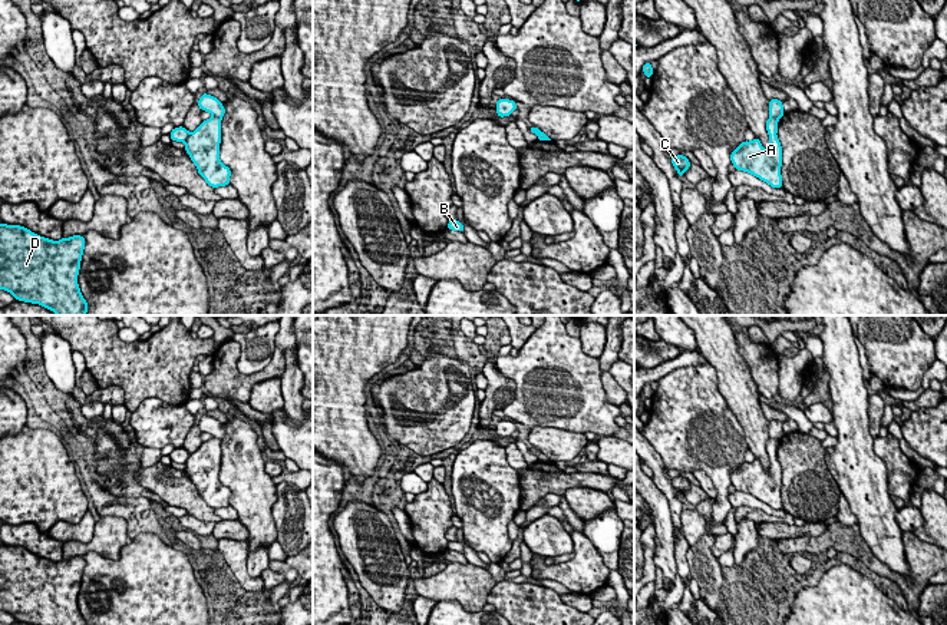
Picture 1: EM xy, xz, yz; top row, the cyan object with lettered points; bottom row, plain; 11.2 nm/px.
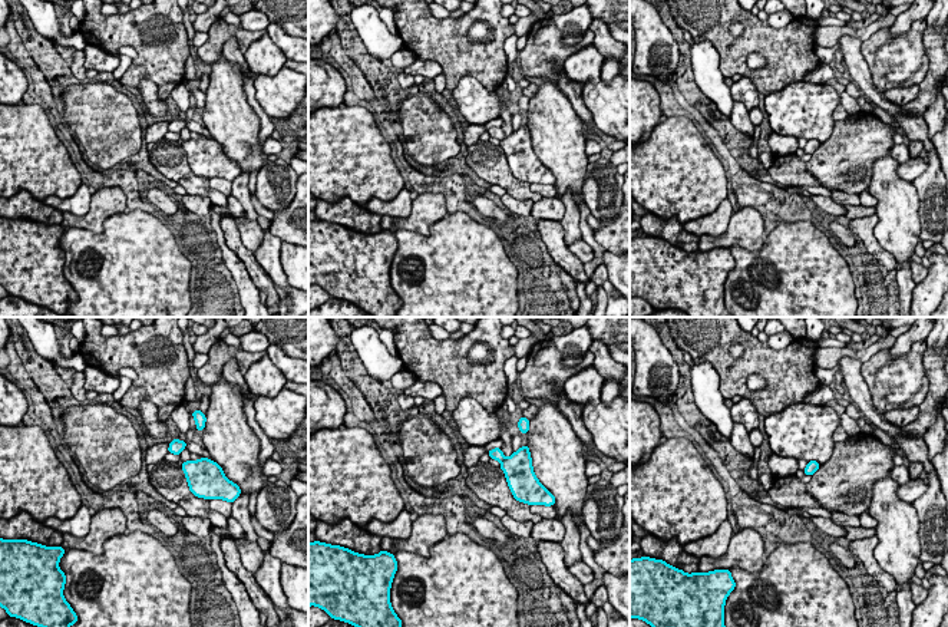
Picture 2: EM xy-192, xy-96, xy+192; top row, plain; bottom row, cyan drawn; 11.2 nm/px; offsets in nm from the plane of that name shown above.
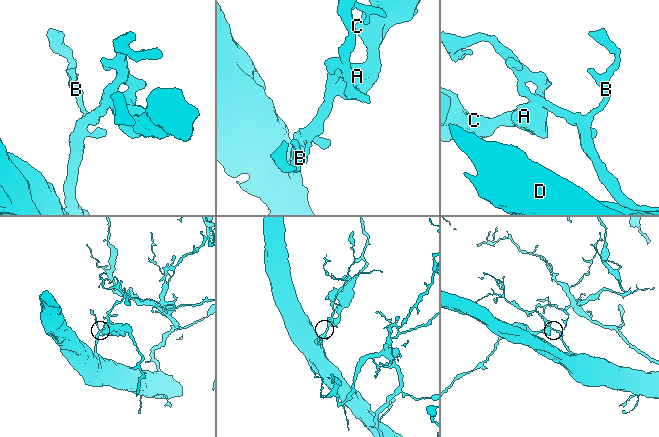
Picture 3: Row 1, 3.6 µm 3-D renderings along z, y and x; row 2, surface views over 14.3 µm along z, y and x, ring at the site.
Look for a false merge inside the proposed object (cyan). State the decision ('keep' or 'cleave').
cleave

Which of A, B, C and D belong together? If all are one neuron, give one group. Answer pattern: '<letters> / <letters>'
A C / B D

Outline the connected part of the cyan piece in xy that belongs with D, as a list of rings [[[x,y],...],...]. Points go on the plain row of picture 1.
[[[0,545],[0,611],[32,625],[88,625],[77,605],[85,565],[82,556],[52,562],[24,548]]]

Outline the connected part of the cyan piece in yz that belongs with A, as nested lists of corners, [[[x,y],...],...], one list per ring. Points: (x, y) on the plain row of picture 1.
[[[769,439],[766,442],[769,456],[769,470],[765,472],[759,459],[752,463],[742,463],[730,476],[732,486],[738,492],[752,495],[772,509],[782,509],[782,467],[778,462],[778,442]]]

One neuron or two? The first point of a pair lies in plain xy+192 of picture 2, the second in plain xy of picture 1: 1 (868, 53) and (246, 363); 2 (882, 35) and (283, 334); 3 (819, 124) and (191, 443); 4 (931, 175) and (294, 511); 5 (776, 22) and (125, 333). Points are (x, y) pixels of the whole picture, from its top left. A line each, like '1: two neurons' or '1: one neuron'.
1: two neurons
2: two neurons
3: two neurons
4: one neuron
5: one neuron

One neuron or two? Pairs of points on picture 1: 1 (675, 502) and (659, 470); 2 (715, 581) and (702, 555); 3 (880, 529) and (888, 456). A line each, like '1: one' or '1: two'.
1: one
2: one
3: two

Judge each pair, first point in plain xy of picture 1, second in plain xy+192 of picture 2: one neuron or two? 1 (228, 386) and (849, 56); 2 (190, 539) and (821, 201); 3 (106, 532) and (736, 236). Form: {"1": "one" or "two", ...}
{"1": "two", "2": "two", "3": "one"}

